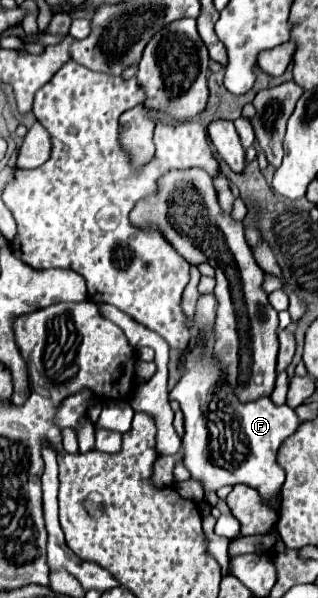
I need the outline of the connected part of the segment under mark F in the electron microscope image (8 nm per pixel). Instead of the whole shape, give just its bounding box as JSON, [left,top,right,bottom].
[170,337,302,507]

